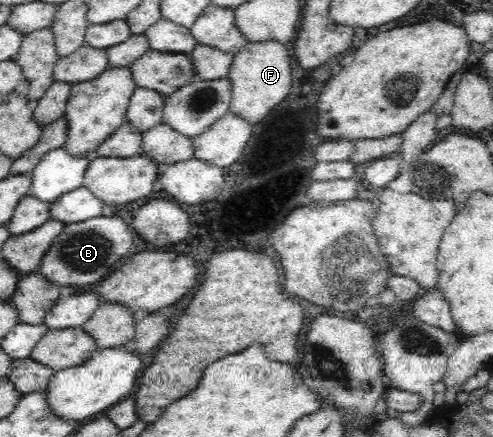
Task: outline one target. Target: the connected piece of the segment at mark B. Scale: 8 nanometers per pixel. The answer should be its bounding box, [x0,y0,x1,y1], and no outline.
[39,216,133,290]

